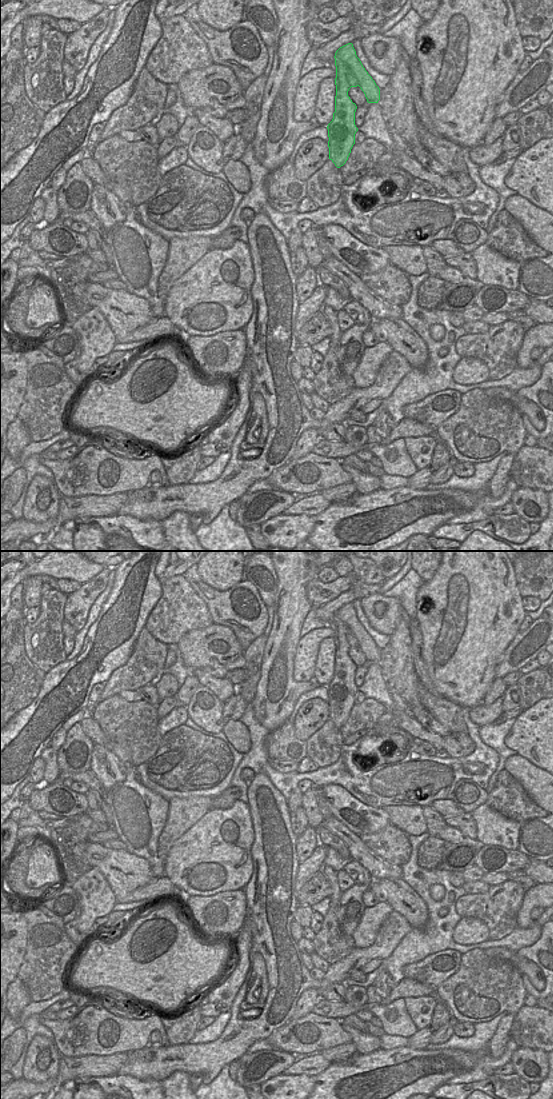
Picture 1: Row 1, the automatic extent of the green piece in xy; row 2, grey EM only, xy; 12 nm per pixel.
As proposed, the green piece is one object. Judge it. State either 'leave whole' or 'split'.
split

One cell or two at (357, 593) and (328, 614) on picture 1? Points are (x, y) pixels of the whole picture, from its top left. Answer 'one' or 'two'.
one

